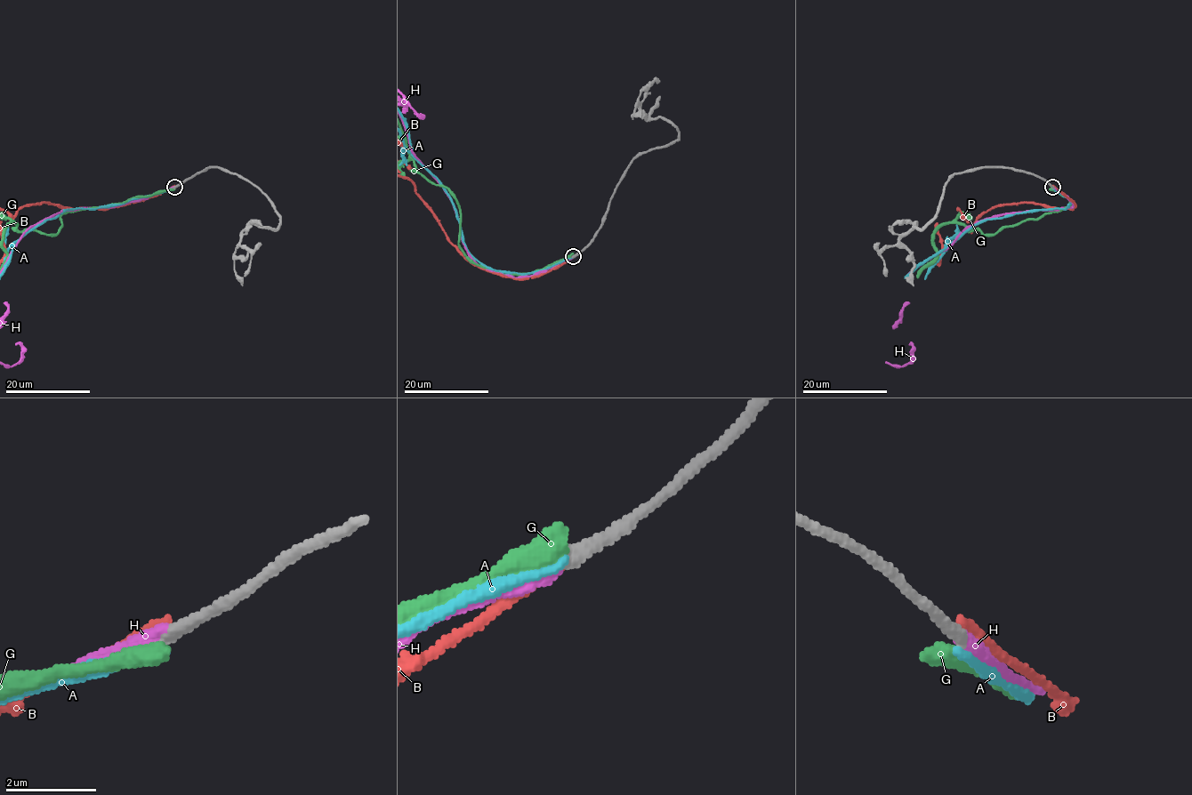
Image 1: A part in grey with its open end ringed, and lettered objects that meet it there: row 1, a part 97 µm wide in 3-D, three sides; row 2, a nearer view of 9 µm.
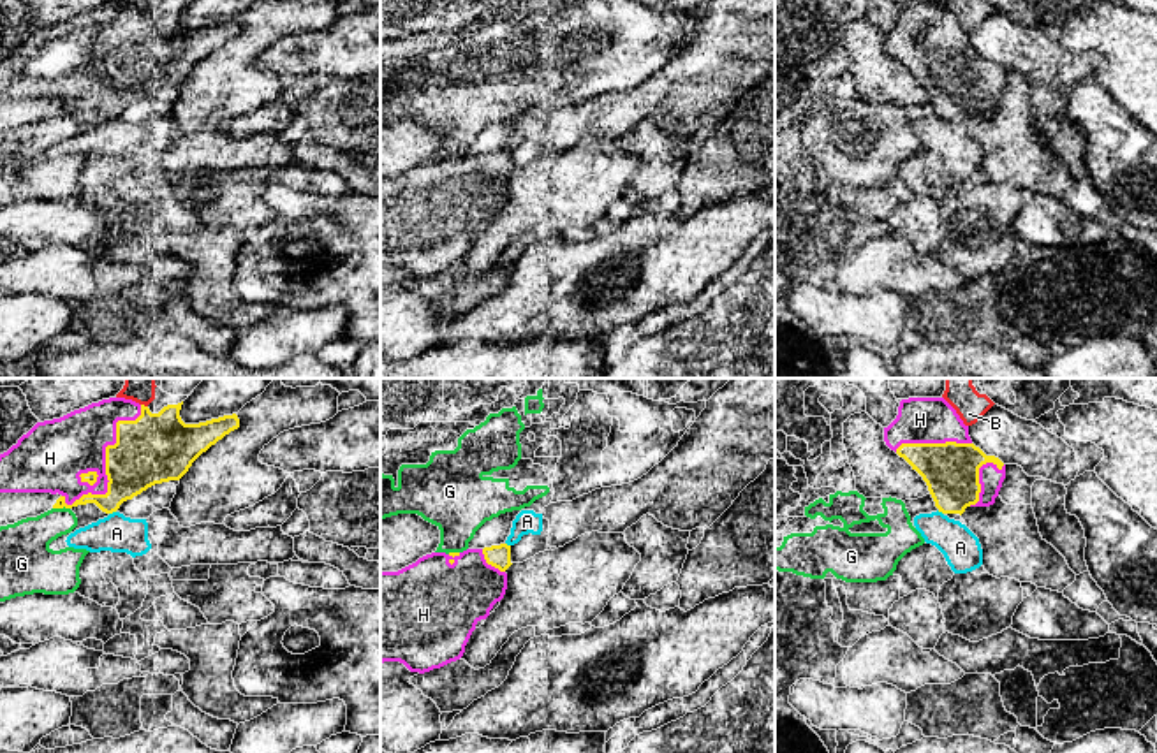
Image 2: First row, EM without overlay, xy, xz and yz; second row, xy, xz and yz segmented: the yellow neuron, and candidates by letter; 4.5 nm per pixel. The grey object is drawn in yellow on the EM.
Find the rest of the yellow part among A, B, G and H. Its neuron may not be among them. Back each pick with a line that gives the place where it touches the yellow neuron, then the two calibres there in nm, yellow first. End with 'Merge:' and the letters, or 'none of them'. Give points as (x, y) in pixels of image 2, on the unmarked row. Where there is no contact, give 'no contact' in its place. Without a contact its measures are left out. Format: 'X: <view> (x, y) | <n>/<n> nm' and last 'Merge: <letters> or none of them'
H: xy (106, 65) | 320/320 nm
Merge: H

